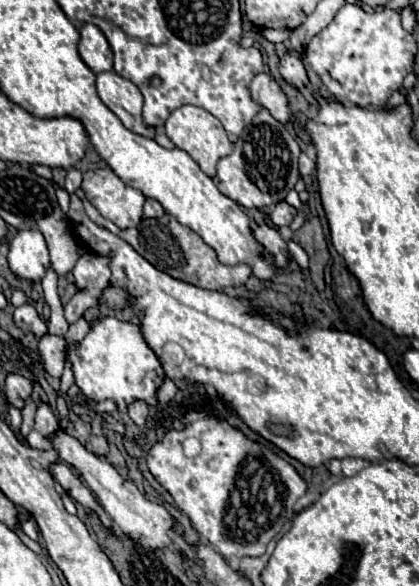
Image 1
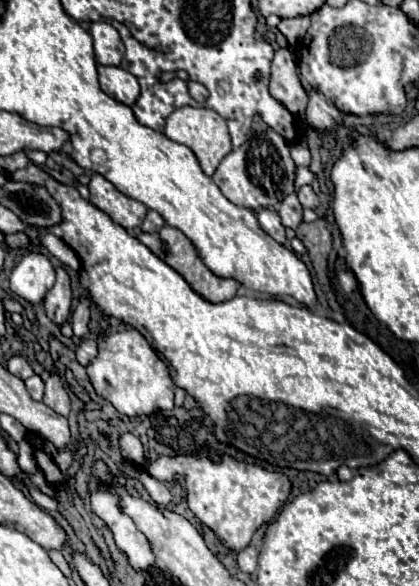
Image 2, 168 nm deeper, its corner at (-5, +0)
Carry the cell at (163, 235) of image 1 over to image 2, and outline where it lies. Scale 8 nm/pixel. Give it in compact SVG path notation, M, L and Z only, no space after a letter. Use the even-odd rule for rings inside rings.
M164 226L162 230L158 230L158 232L154 232L154 234L140 232L140 234L138 234L138 240L140 240L150 252L154 252L162 262L166 262L170 268L174 268L174 270L190 284L190 288L192 288L196 294L200 294L204 300L218 304L218 302L226 302L226 300L230 300L230 298L234 298L234 296L238 294L240 284L238 284L236 280L232 280L232 278L226 278L226 280L224 280L224 278L214 276L214 274L204 266L204 262L198 258L198 252L194 250L192 242L190 242L180 230L176 230L176 228L172 228L172 226Z

